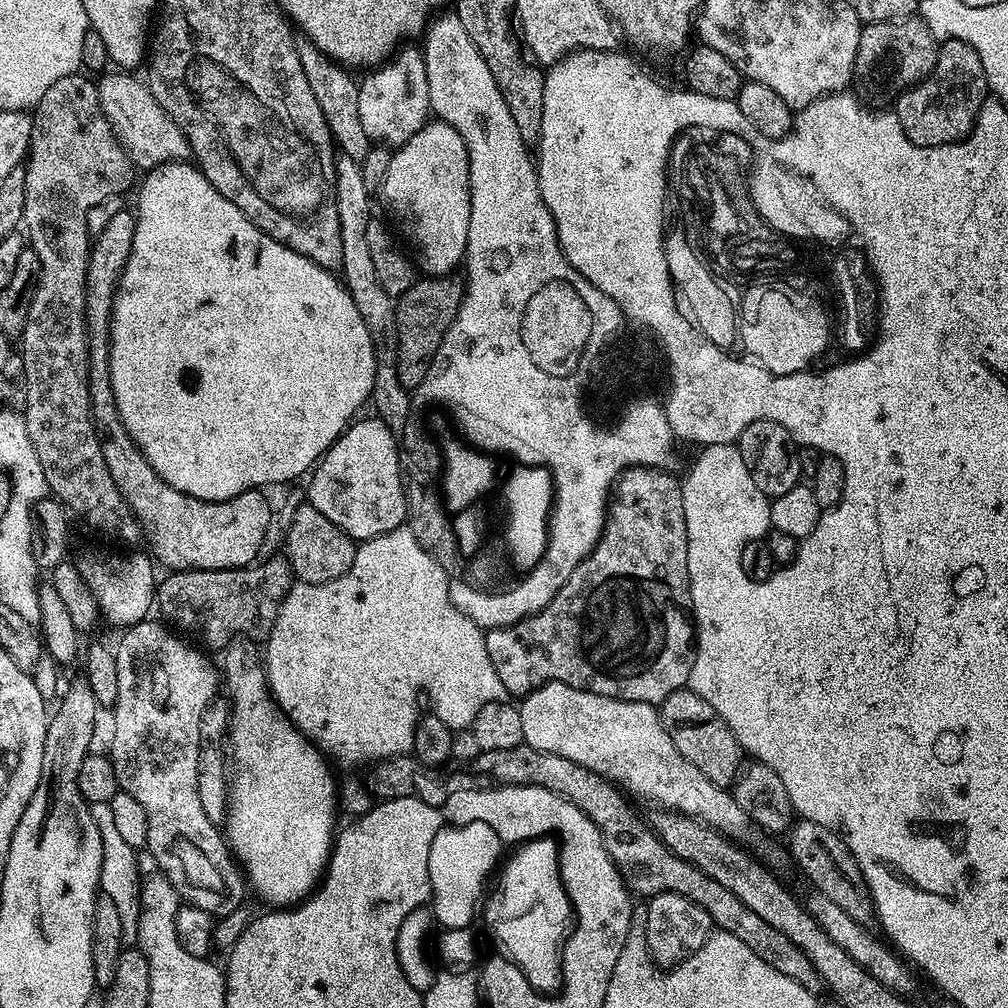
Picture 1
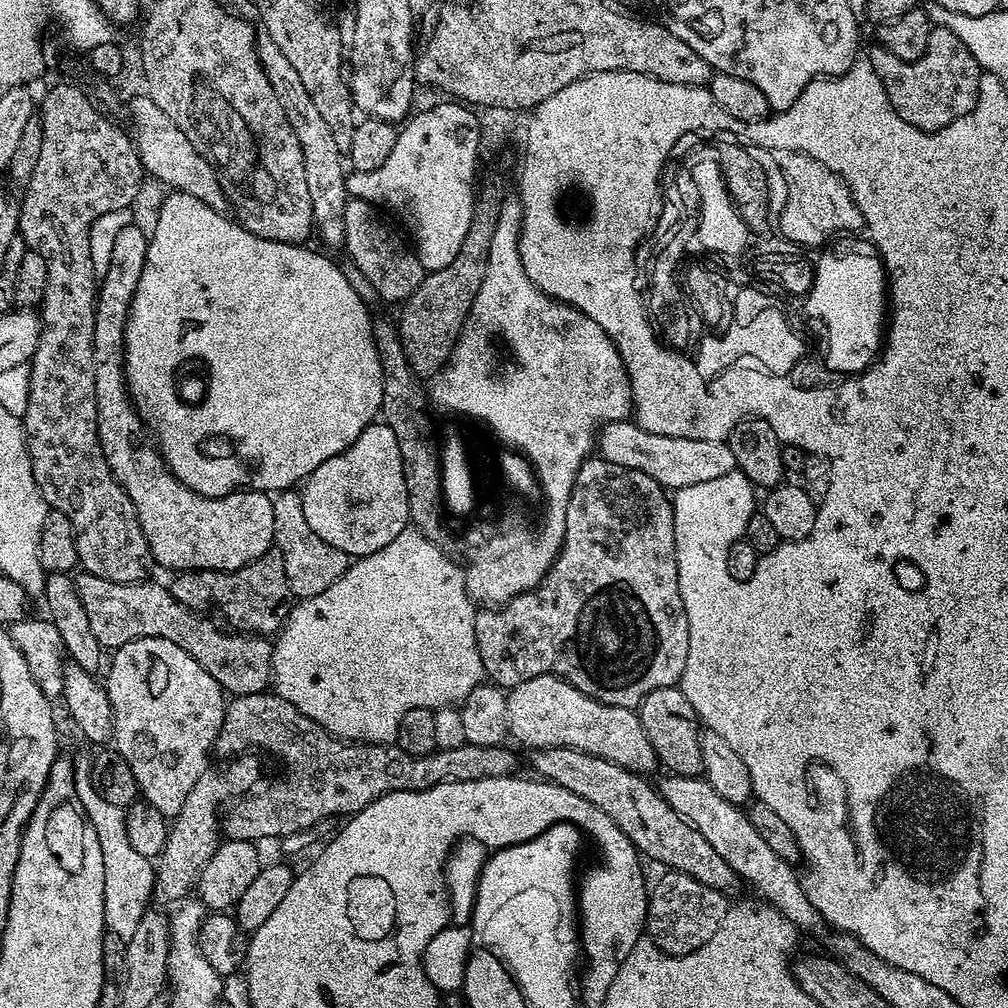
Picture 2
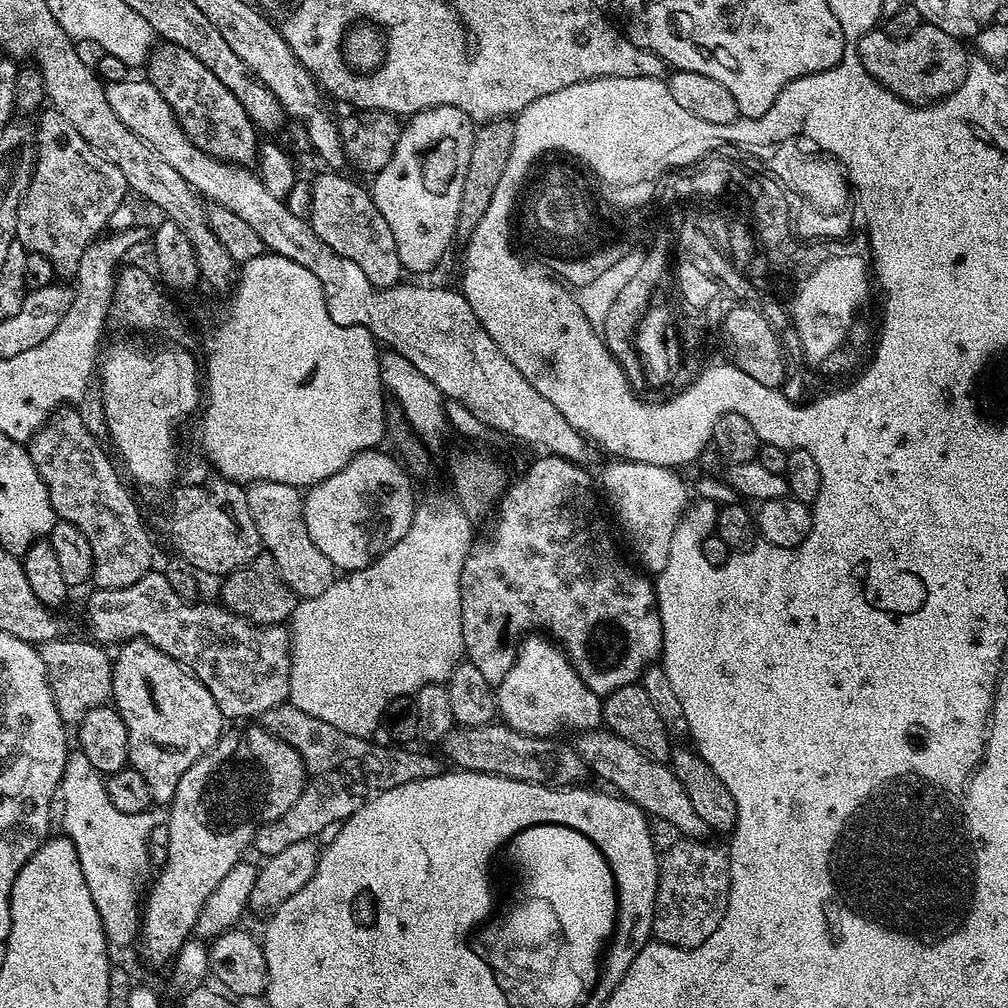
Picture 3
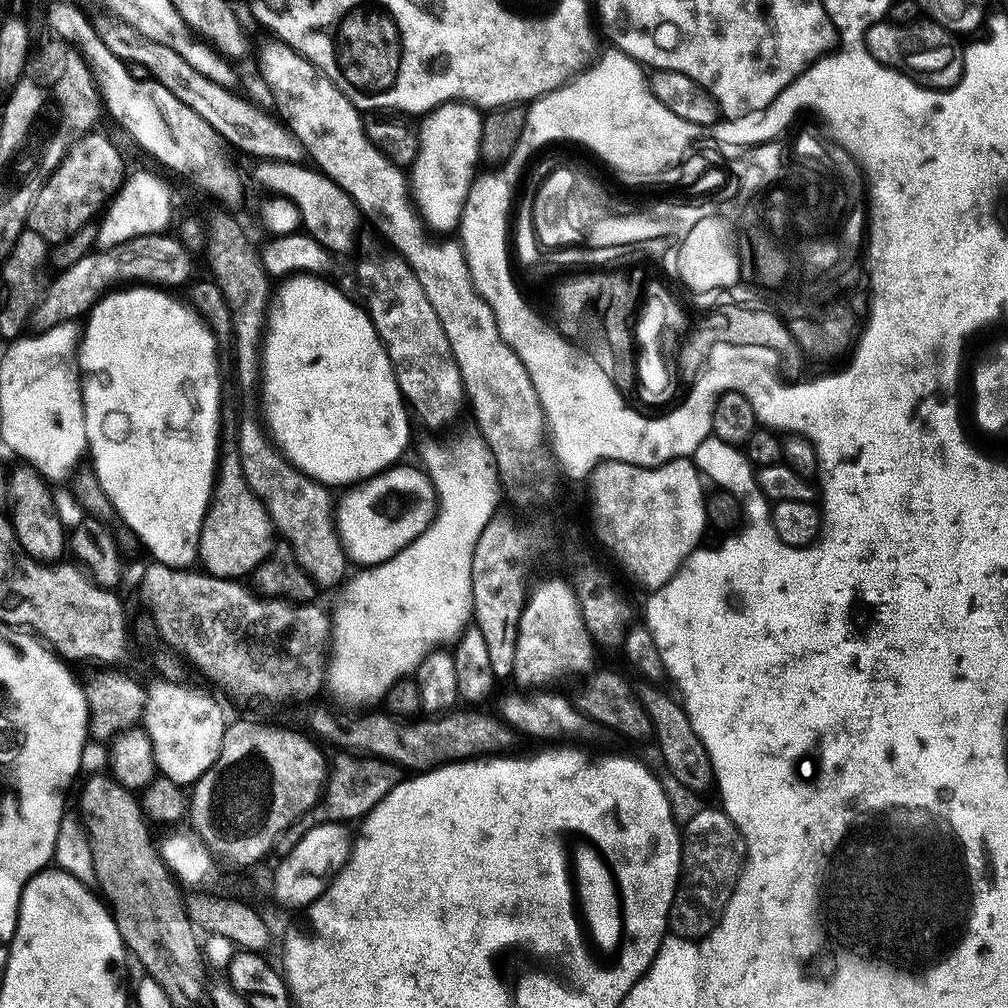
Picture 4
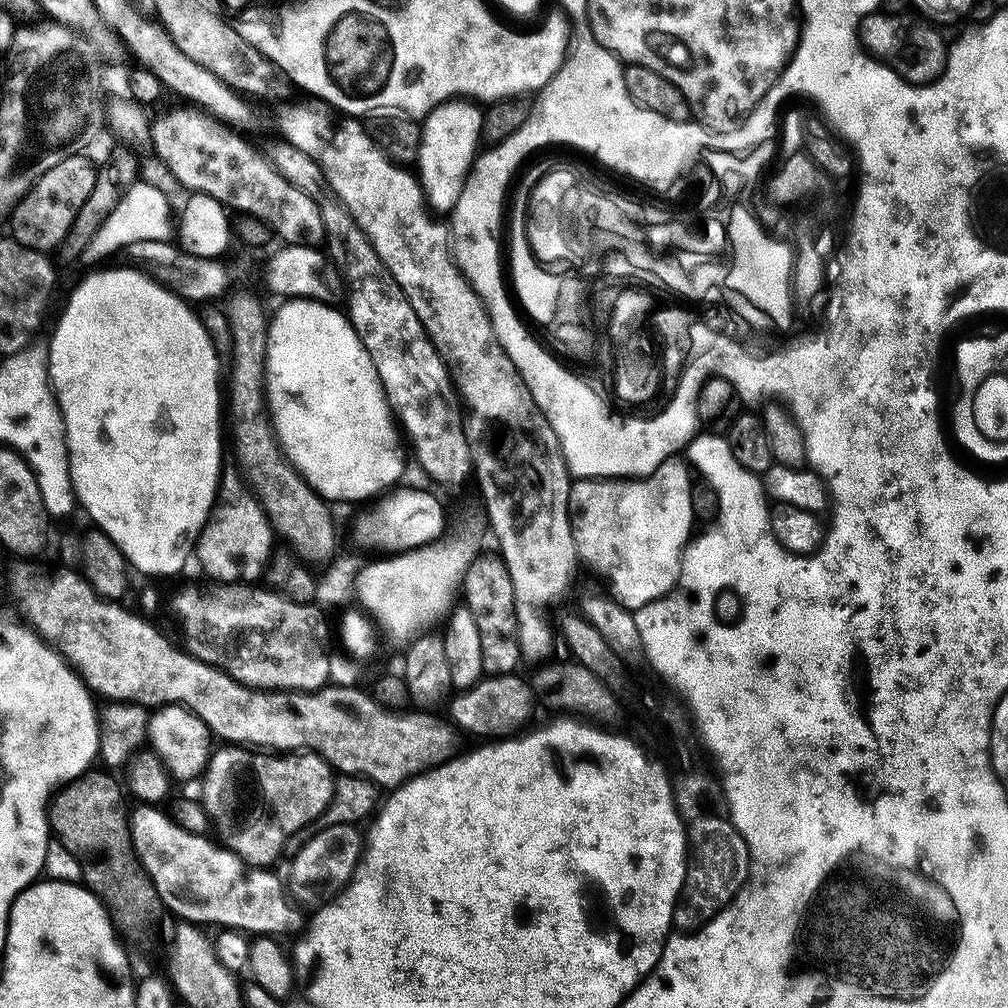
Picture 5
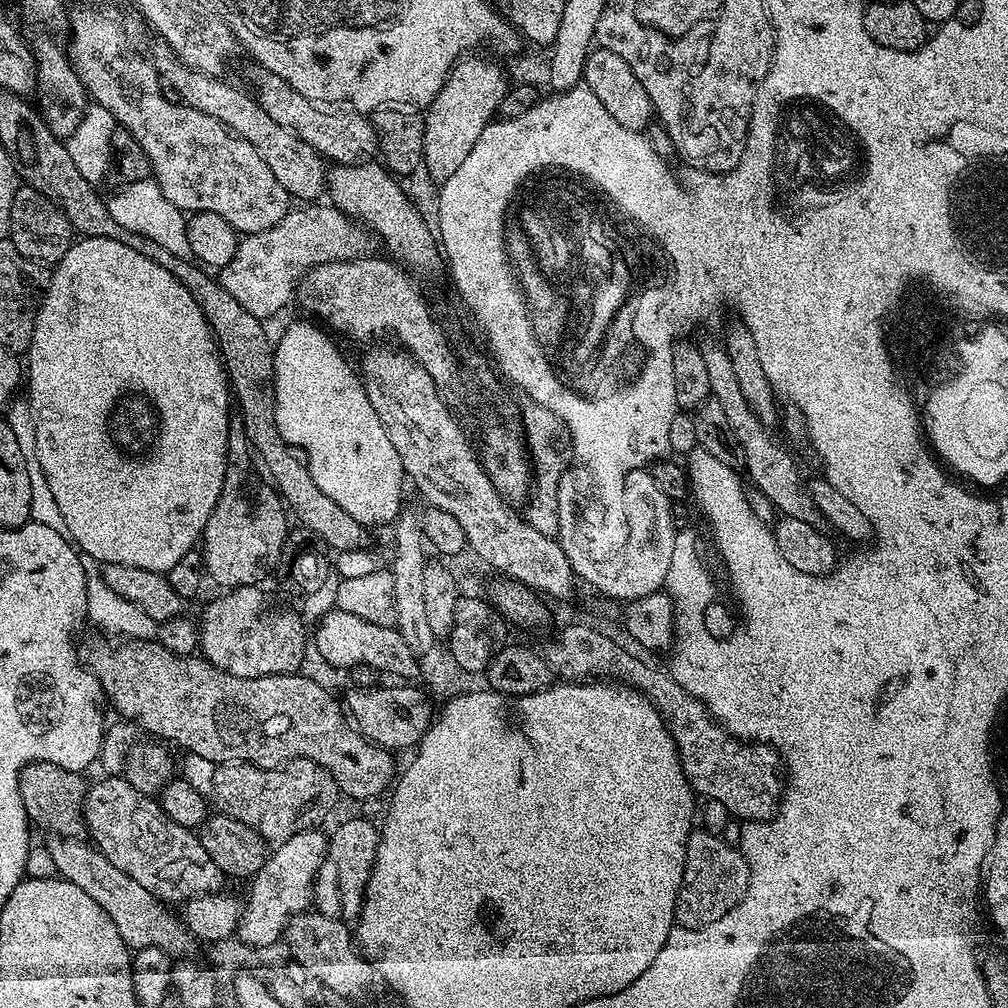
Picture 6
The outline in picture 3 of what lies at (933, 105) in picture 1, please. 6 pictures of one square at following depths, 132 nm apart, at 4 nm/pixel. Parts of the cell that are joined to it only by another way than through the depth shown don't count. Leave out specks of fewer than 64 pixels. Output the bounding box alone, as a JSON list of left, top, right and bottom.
[855,22,970,106]

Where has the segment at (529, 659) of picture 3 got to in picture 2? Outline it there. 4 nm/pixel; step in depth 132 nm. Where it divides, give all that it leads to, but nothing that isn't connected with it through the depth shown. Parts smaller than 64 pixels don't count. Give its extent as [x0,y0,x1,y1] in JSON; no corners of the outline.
[507,676,658,774]

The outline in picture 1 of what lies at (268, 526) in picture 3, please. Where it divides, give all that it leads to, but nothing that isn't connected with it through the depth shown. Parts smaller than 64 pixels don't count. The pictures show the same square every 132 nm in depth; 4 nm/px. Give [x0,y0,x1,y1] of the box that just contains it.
[286,502,357,584]

